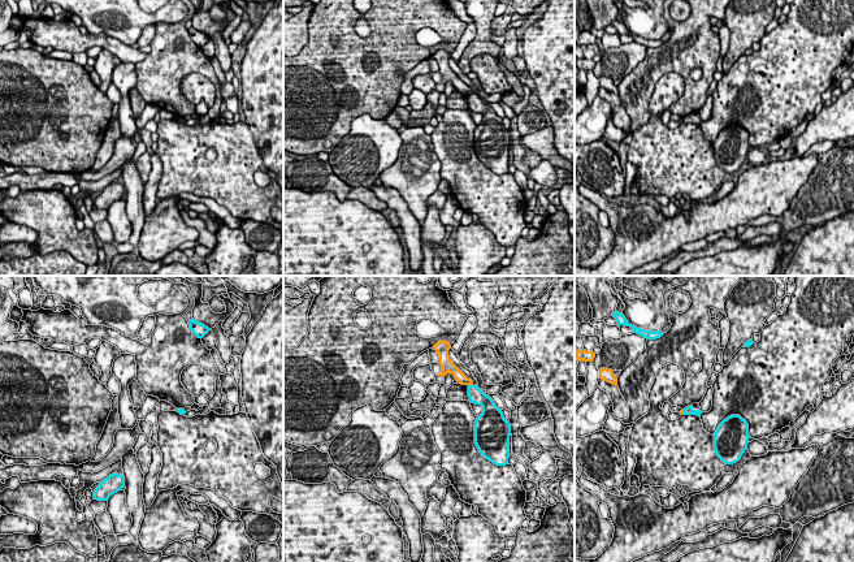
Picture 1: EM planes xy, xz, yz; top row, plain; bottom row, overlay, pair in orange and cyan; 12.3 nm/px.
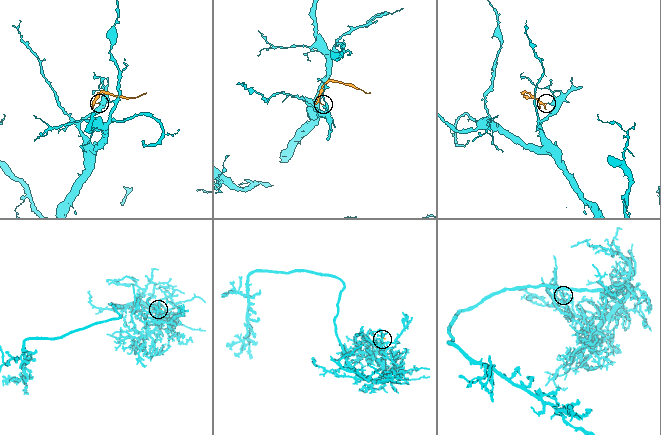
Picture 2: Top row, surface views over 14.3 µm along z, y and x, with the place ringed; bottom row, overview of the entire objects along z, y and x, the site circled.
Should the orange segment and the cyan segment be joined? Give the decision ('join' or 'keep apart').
keep apart

